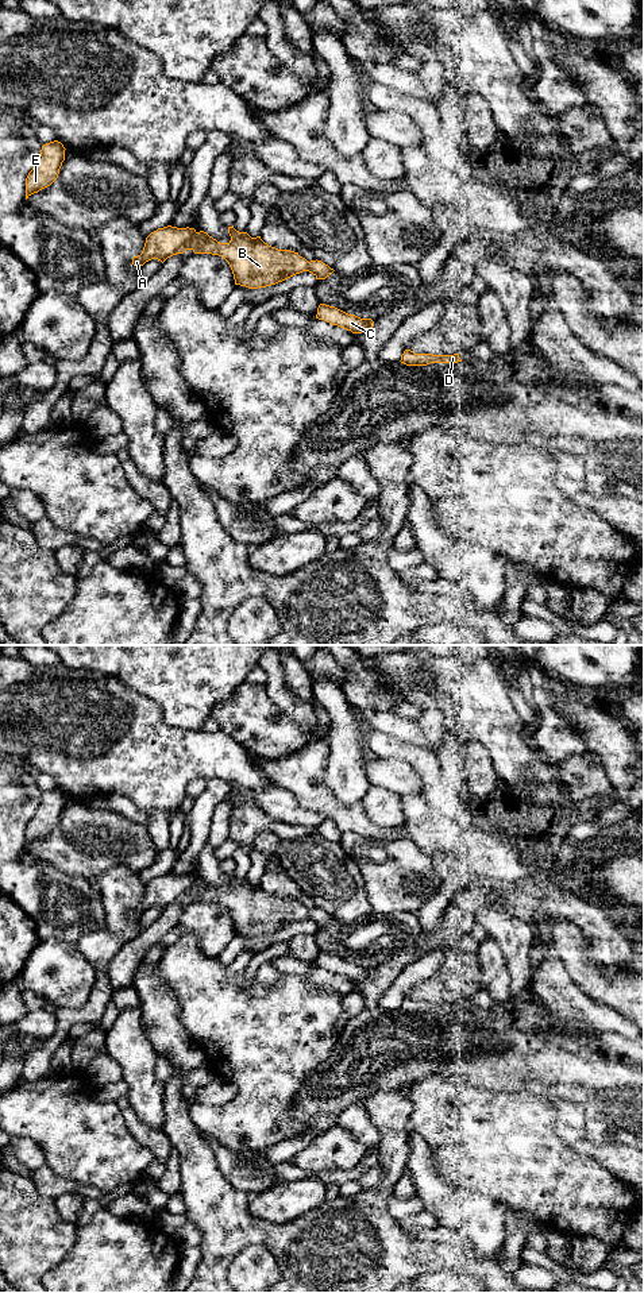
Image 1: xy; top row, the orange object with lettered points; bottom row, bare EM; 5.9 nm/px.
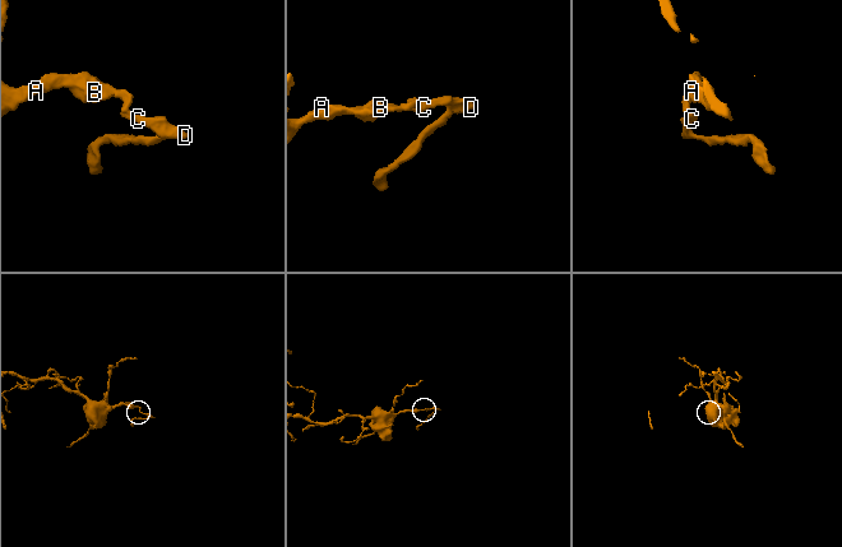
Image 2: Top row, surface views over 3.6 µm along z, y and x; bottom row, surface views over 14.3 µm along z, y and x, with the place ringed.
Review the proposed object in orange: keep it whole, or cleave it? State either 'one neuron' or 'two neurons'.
one neuron

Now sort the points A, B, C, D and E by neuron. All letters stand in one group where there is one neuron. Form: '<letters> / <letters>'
A B C D E

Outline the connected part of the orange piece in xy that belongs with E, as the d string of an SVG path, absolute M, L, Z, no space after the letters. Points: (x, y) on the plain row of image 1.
M58 788L42 794L41 804L26 826L26 848L50 834L58 826L59 817L65 808L65 798Z

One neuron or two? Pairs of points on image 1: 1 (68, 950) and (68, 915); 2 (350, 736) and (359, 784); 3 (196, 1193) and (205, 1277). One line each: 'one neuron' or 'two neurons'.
1: two neurons
2: one neuron
3: one neuron

